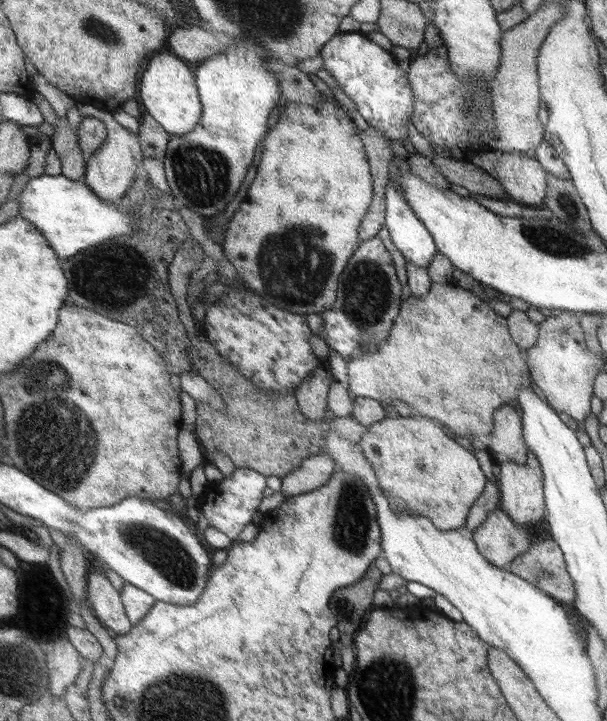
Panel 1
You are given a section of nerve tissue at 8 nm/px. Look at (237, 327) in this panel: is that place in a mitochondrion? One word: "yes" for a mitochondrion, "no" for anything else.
no

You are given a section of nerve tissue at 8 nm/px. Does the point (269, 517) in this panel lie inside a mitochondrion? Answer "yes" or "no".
no

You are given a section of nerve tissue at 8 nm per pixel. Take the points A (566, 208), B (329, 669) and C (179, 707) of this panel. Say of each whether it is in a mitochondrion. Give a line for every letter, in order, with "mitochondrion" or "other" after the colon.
A: mitochondrion
B: other
C: mitochondrion

